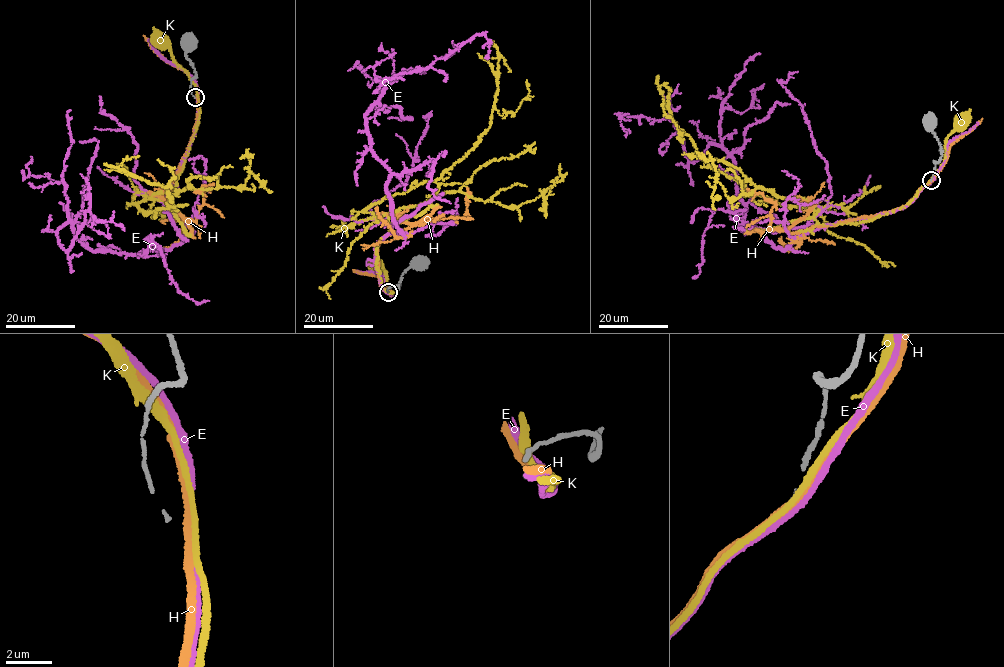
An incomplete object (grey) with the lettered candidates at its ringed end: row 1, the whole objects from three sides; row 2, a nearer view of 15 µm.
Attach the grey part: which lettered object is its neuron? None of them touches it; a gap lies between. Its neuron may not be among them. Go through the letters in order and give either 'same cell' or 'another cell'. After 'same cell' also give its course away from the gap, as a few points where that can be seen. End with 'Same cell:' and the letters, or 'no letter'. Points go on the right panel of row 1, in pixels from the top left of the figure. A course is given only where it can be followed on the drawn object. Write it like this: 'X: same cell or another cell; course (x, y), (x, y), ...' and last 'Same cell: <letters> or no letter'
E: another cell
H: another cell
K: another cell
Same cell: no letter

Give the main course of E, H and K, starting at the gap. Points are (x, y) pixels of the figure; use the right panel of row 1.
E: (931, 181), (779, 249), (744, 223), (730, 154), (693, 162), (666, 119), (618, 114), (626, 137)
H: (930, 181), (903, 206), (793, 232), (772, 229), (769, 225), (774, 202), (747, 187)
K: (930, 181), (939, 169), (948, 135), (955, 130), (958, 117), (962, 118)

